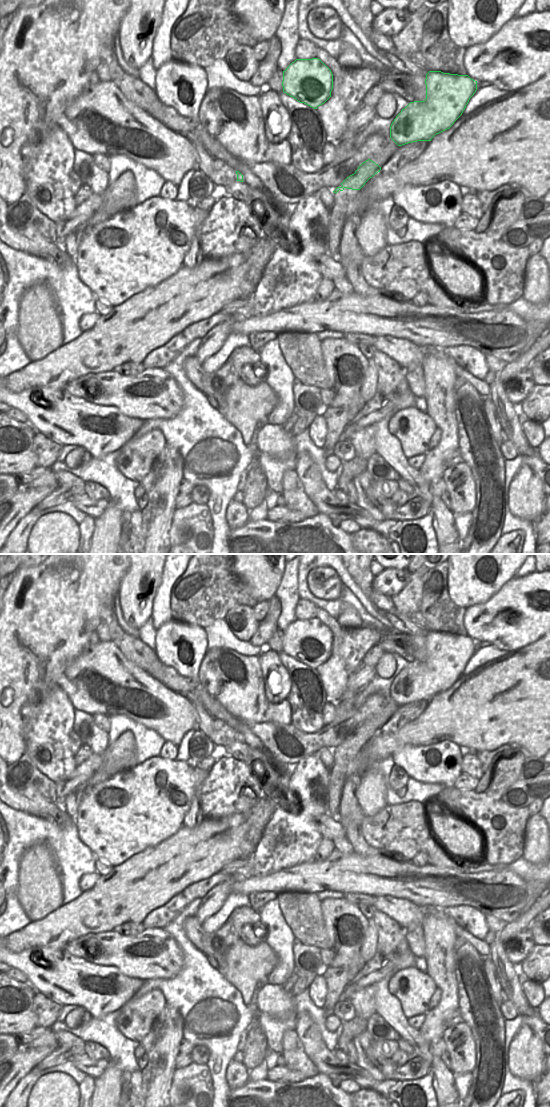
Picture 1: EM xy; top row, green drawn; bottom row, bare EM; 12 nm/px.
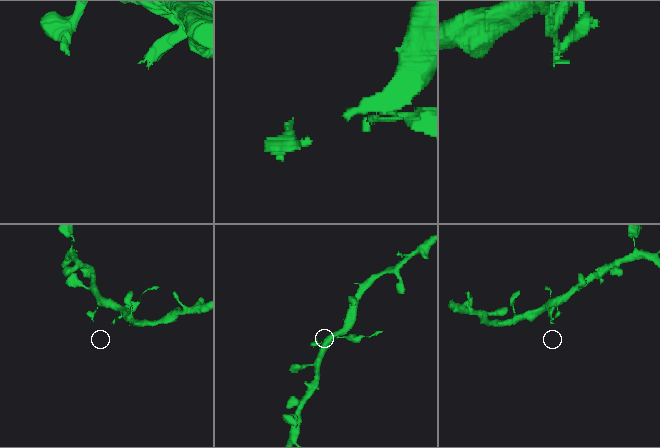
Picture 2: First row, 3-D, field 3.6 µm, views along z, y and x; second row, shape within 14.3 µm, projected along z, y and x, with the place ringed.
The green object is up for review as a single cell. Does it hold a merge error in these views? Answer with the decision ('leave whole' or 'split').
split

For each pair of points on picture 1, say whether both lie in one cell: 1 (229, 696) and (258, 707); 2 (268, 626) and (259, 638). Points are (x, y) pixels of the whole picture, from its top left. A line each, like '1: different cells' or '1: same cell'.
1: same cell
2: same cell

